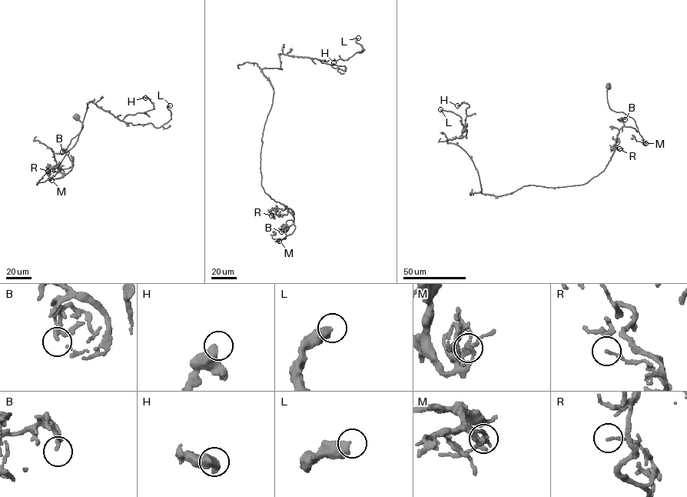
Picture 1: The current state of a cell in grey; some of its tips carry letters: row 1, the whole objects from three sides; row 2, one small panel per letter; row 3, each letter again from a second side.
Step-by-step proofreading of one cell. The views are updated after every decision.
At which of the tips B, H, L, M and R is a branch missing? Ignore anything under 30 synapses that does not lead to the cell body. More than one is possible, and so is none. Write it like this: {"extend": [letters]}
{"extend": []}

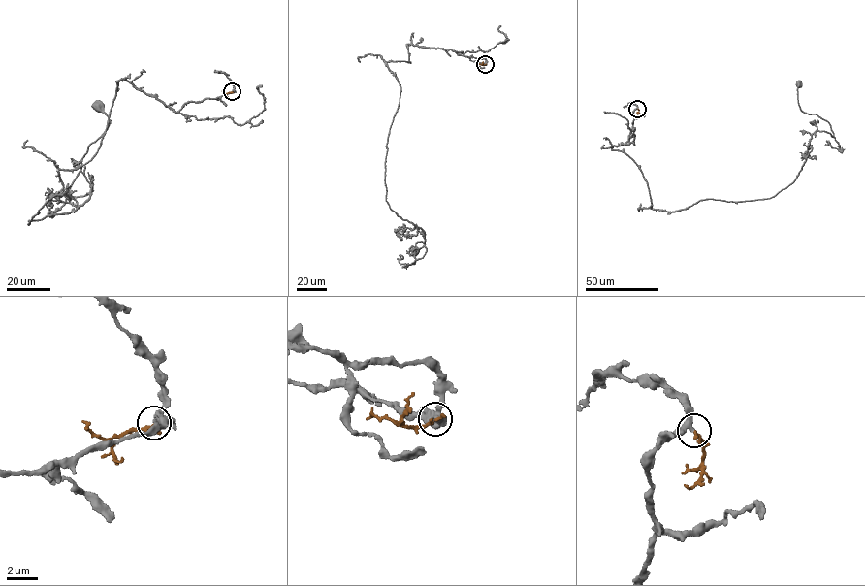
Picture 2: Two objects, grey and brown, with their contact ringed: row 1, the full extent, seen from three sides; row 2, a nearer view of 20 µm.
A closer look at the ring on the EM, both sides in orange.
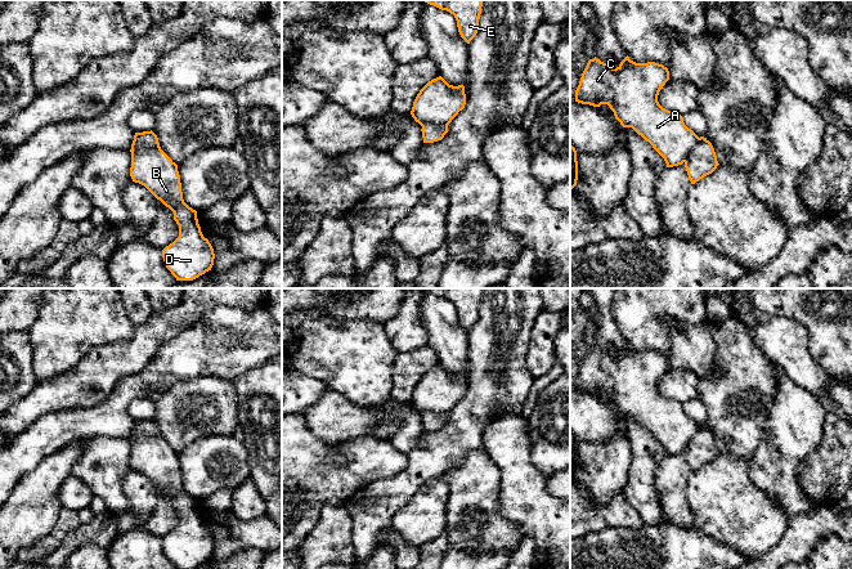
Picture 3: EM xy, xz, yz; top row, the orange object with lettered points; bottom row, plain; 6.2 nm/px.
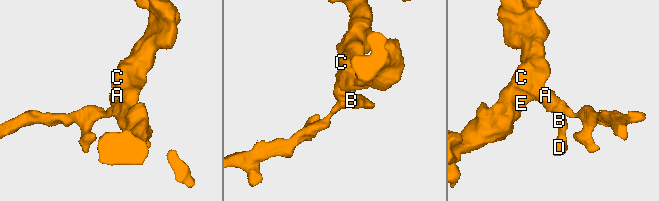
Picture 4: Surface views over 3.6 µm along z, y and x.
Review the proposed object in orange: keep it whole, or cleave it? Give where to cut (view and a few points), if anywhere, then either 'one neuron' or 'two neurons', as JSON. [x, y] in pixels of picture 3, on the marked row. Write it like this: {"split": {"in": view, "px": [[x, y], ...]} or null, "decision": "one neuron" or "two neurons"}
{"split": {"in": "xy", "px": [[160, 147], [135, 147], [130, 151]]}, "decision": "two neurons"}

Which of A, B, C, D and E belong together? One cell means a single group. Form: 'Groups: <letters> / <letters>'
Groups: A C E / B D

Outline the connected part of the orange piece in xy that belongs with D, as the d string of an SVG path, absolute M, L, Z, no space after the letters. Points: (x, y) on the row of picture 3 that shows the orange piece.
M138 147L131 152L130 176L174 212L179 237L162 250L166 268L176 281L193 281L214 265L214 248L203 237L197 211L183 200L178 165L161 149Z

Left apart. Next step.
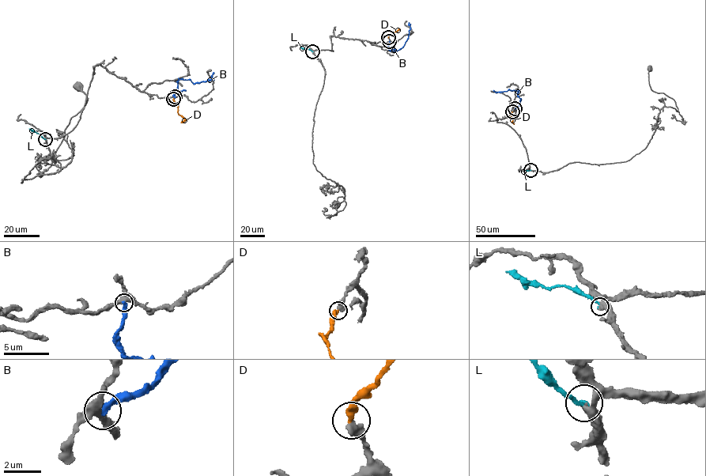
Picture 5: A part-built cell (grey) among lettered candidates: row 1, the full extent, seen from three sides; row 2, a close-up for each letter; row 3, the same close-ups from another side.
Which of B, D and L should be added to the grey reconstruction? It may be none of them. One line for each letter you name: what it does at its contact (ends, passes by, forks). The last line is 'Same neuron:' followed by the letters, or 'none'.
D: it ends there
Same neuron: D

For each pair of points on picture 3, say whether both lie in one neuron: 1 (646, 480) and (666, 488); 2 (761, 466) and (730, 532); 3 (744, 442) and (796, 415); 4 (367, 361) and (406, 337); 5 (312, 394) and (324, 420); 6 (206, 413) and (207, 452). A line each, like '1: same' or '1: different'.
1: different
2: different
3: different
4: different
5: different
6: different

